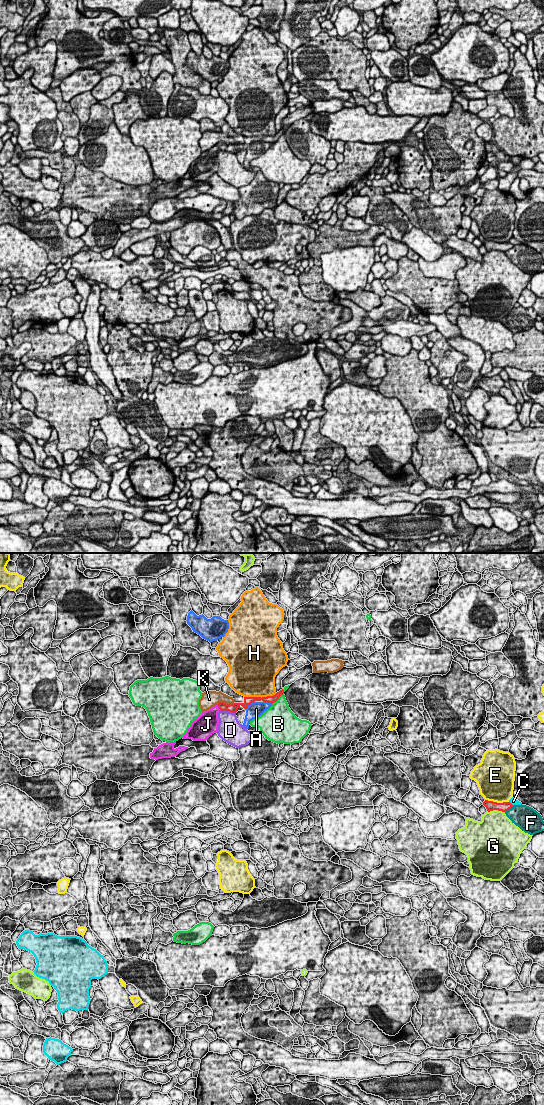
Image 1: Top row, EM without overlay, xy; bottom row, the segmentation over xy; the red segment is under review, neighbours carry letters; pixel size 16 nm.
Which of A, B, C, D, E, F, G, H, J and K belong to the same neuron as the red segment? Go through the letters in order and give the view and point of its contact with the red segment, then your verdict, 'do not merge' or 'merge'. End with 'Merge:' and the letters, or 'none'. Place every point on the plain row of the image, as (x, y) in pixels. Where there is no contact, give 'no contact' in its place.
A: contact xy (249, 144); do not merge
B: contact xy (279, 136); do not merge
C: contact xy (510, 243); do not merge
D: contact xy (228, 150); do not merge
E: contact xy (496, 242); do not merge
F: contact xy (509, 248); do not merge
G: contact xy (496, 249); do not merge
H: contact xy (260, 137); do not merge
J: contact xy (218, 146); merge
K: contact xy (225, 143); do not merge
Merge: J

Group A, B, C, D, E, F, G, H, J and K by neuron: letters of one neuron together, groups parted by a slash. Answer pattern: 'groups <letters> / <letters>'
groups A / B / C / D / E / F / G / H / J / K

